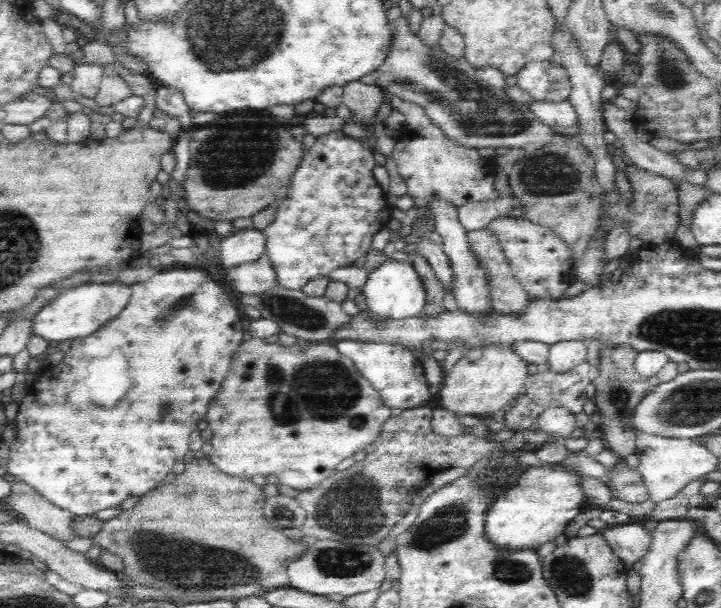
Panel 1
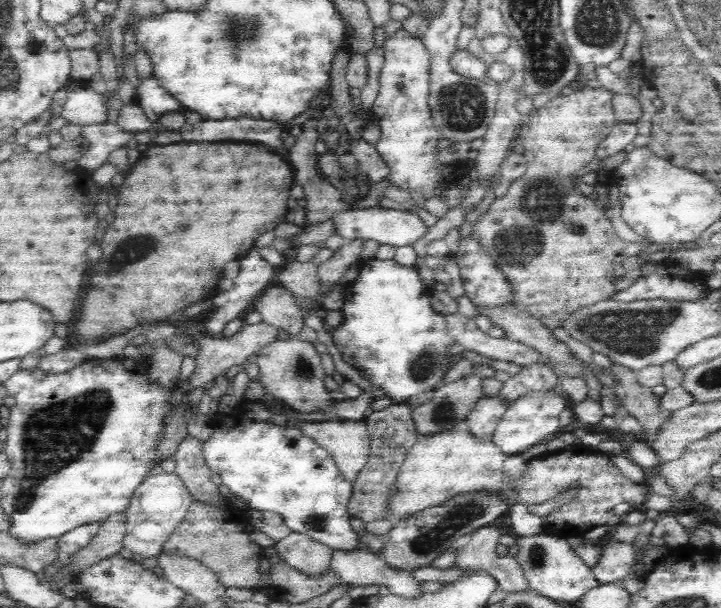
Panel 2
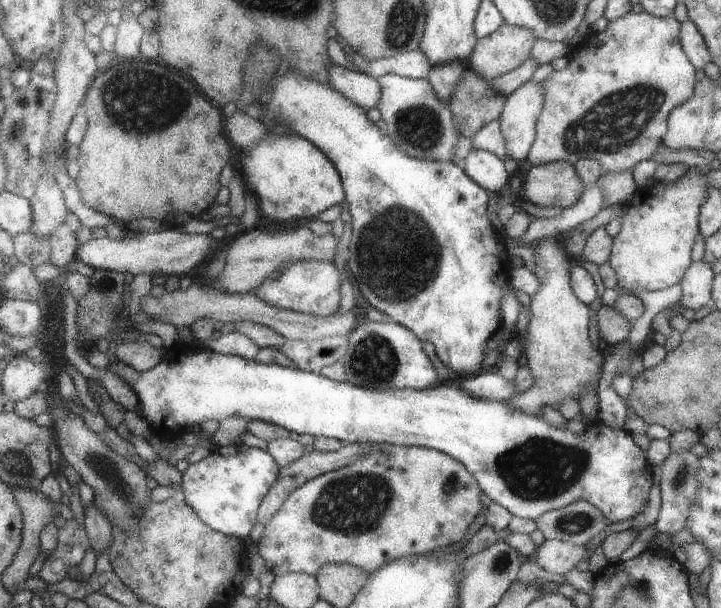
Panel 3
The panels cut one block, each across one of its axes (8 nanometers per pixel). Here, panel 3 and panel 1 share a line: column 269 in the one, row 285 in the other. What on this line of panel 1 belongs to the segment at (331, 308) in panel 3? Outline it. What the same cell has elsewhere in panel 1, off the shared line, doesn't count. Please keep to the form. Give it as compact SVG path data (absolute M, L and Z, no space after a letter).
M344 131L319 136L306 151L298 170L293 174L288 192L279 201L276 218L264 229L265 254L269 256L278 278L278 284L288 290L302 290L306 282L328 272L357 264L370 250L372 236L391 220L392 211L386 193L372 174L376 166L372 150L360 139L350 138Z

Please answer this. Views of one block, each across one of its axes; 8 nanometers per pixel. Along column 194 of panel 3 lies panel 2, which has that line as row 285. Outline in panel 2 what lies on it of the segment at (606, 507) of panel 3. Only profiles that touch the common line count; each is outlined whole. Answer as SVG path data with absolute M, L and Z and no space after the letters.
M372 258L363 262L356 280L345 288L341 311L343 319L336 328L329 331L338 354L346 364L358 370L364 380L368 380L390 398L393 405L407 402L422 392L438 390L443 386L444 376L458 362L458 356L450 352L456 341L452 339L448 322L444 315L432 308L430 291L420 280L415 267L402 266L394 259Z

